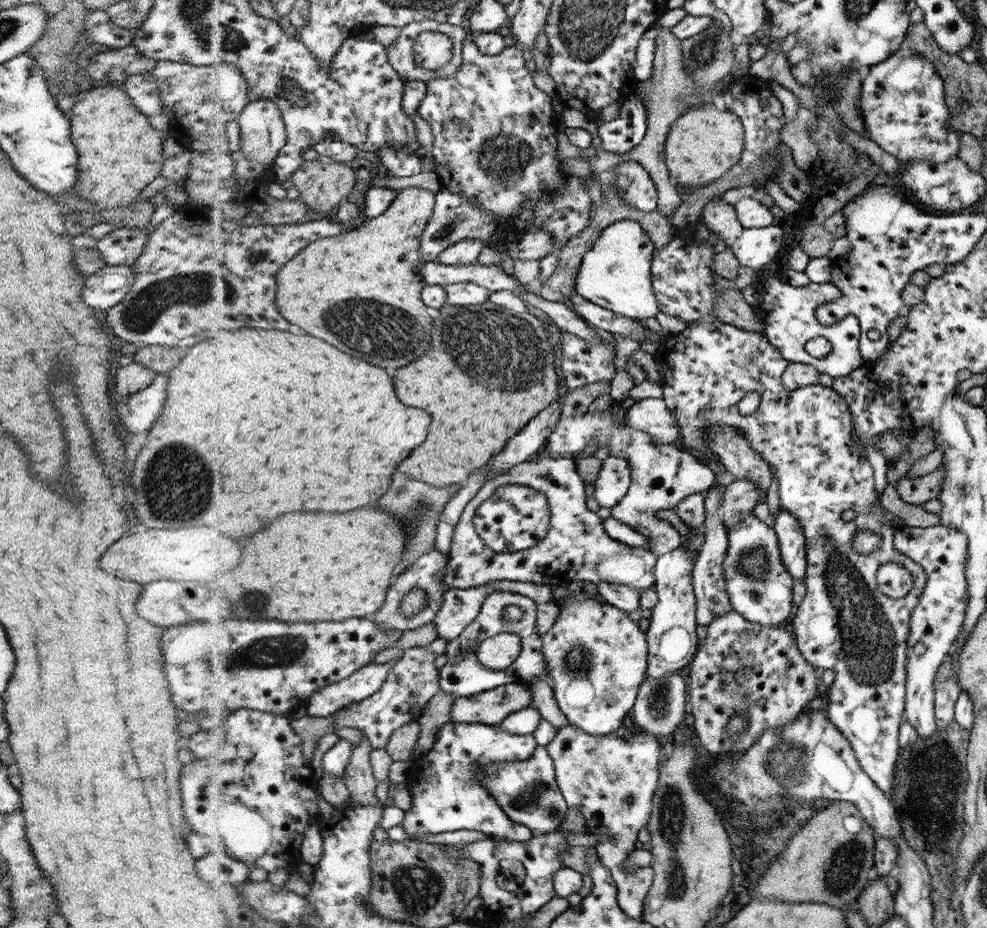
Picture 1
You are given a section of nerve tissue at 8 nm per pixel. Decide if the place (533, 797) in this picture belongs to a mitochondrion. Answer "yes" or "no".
yes

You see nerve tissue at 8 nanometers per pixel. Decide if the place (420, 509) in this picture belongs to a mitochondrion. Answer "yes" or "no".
yes

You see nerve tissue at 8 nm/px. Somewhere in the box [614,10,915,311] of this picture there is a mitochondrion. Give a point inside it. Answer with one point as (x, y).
(706, 48)

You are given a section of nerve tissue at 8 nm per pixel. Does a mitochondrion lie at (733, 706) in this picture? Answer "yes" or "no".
no

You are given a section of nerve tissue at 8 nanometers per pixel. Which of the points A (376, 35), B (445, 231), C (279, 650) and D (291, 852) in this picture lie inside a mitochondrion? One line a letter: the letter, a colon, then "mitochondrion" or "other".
A: other
B: mitochondrion
C: mitochondrion
D: other

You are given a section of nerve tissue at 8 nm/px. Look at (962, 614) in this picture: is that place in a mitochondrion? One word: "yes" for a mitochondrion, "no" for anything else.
no

